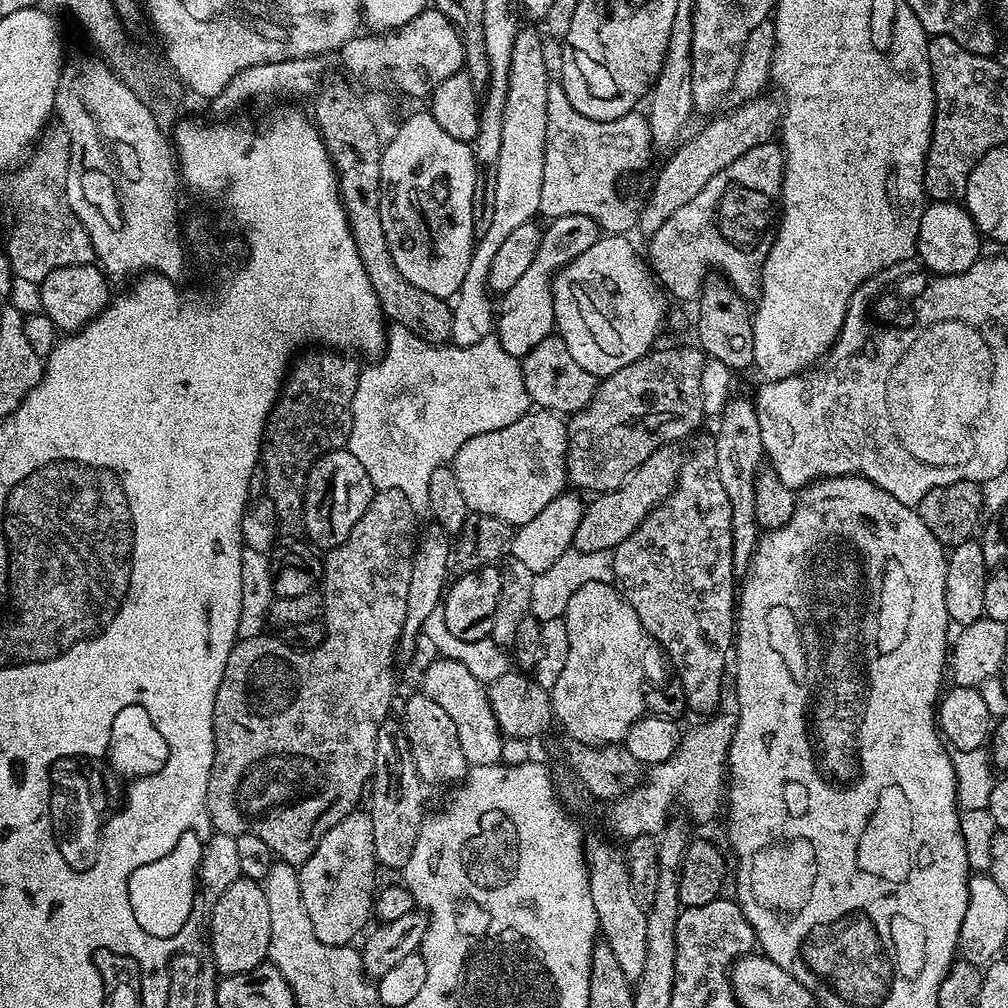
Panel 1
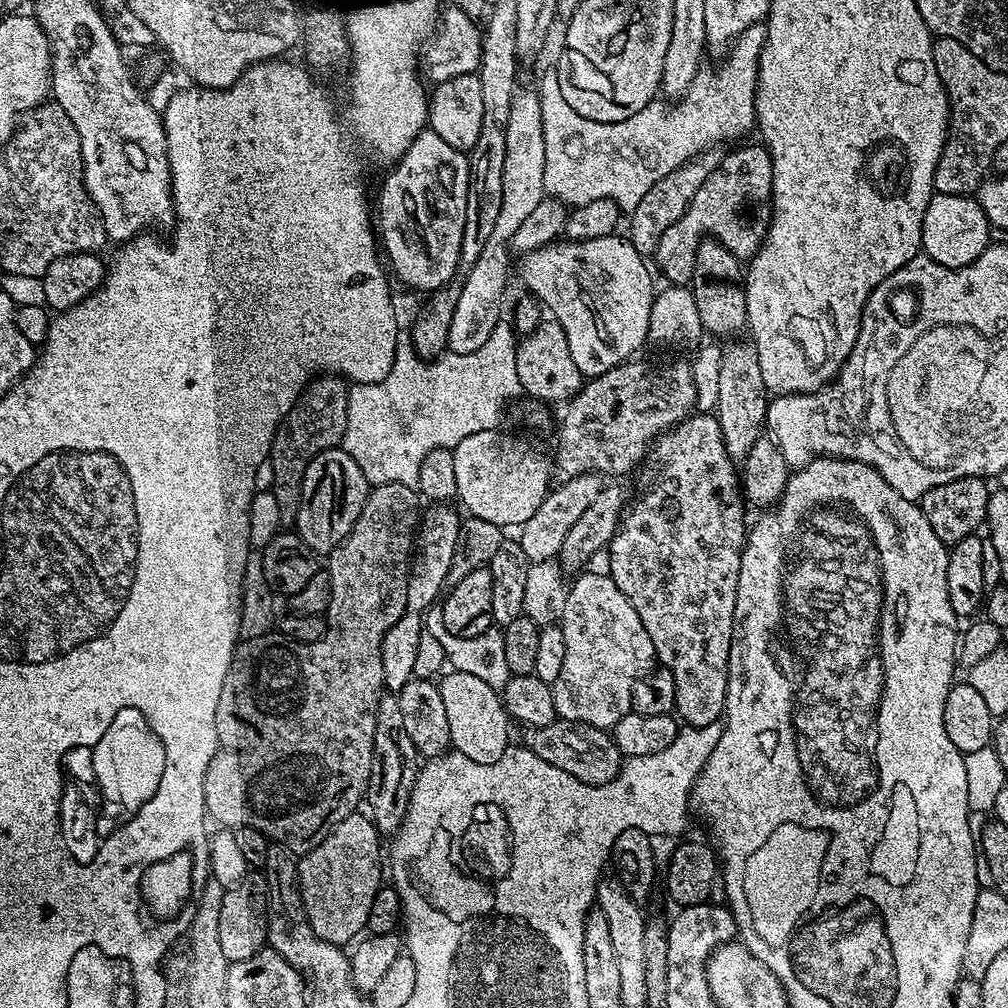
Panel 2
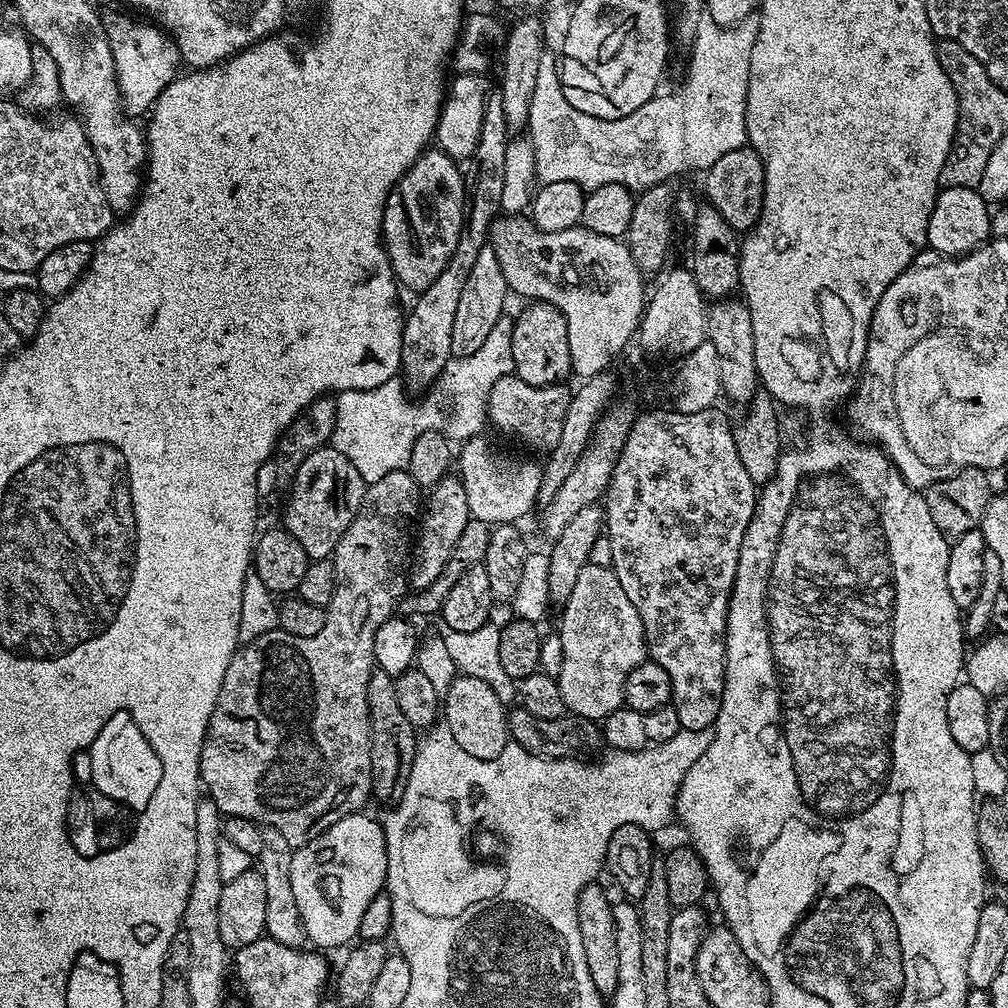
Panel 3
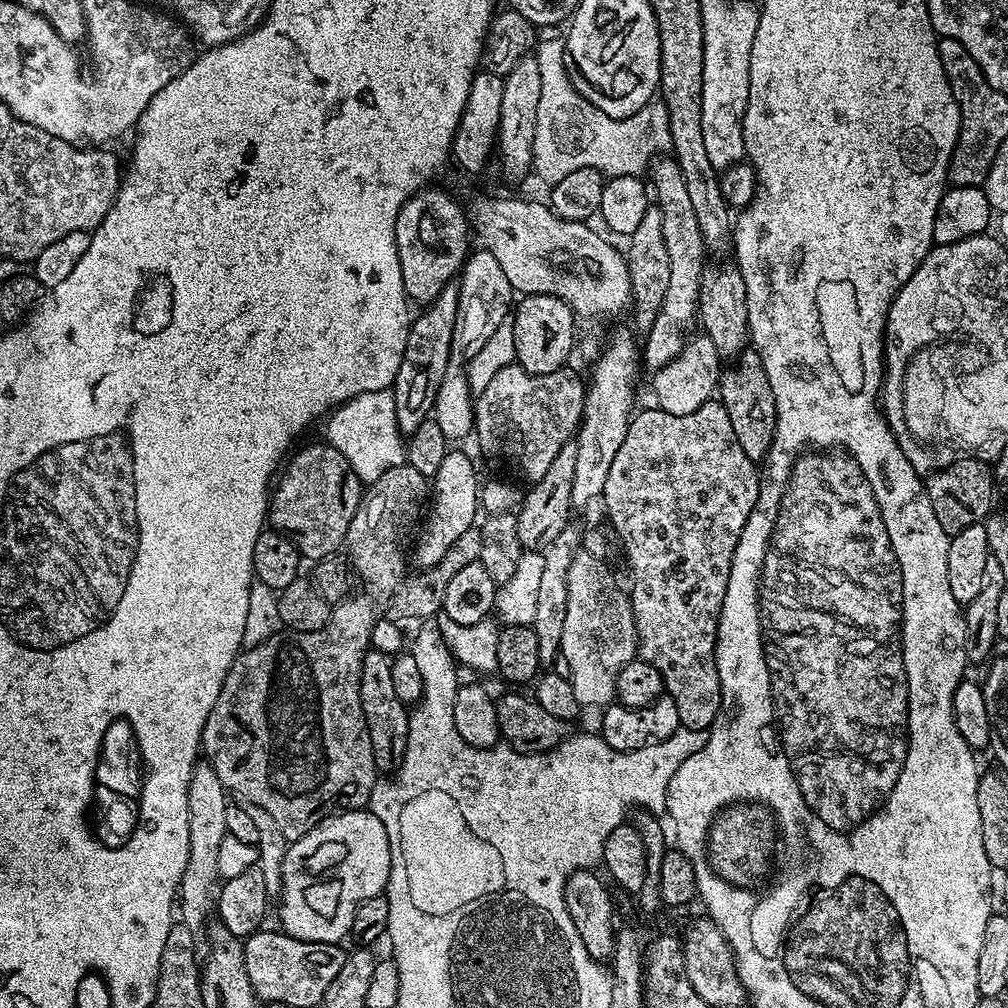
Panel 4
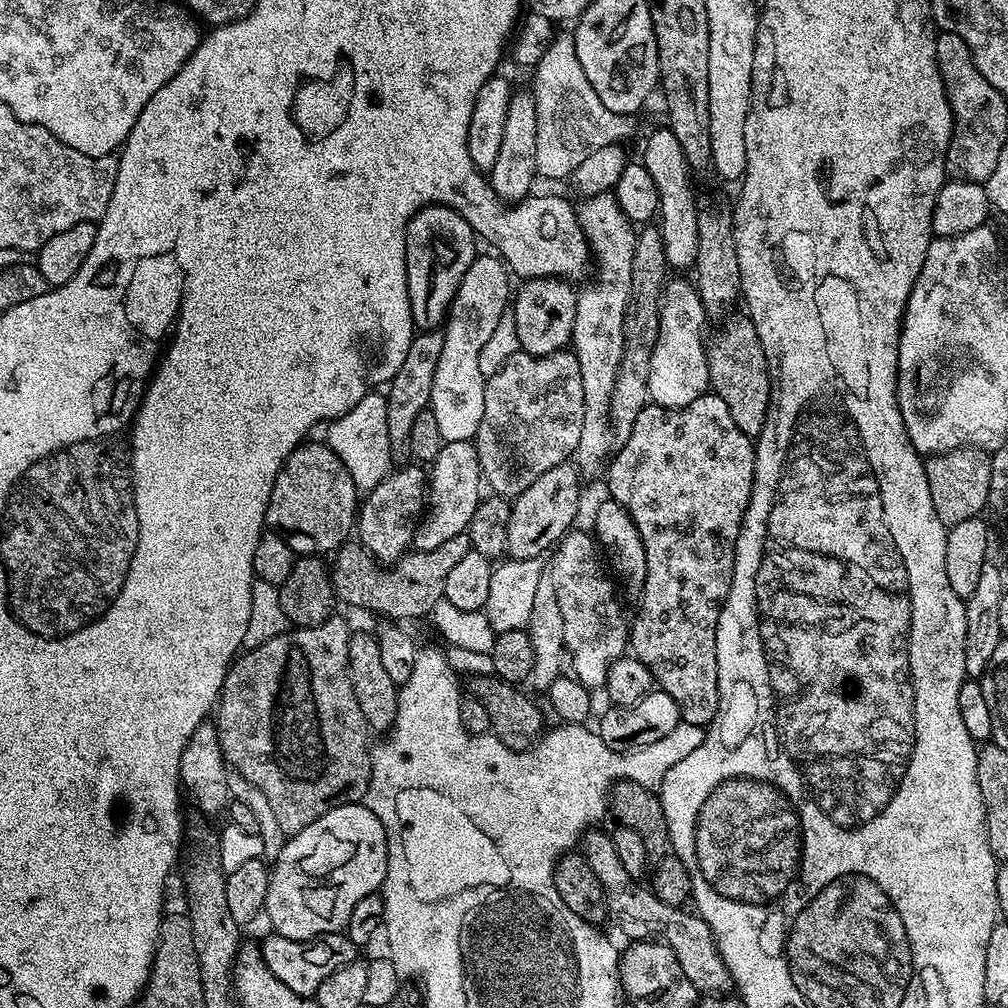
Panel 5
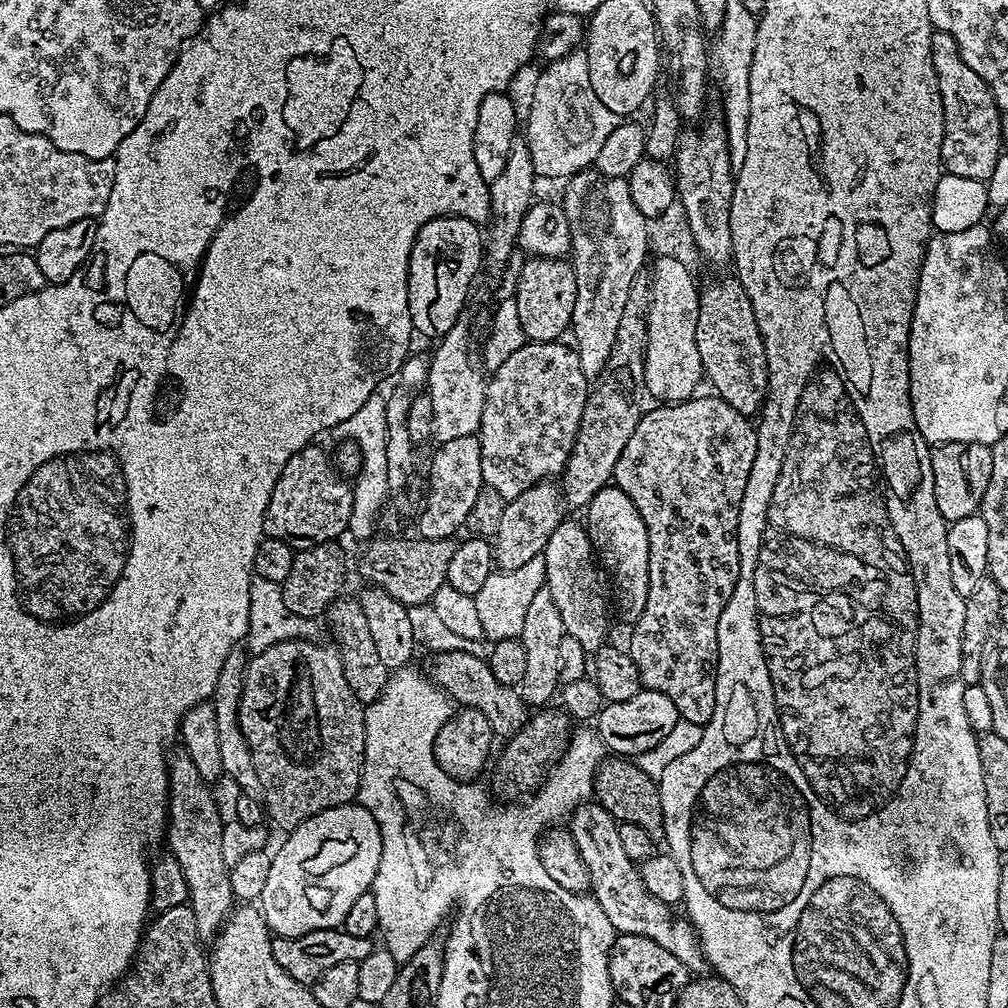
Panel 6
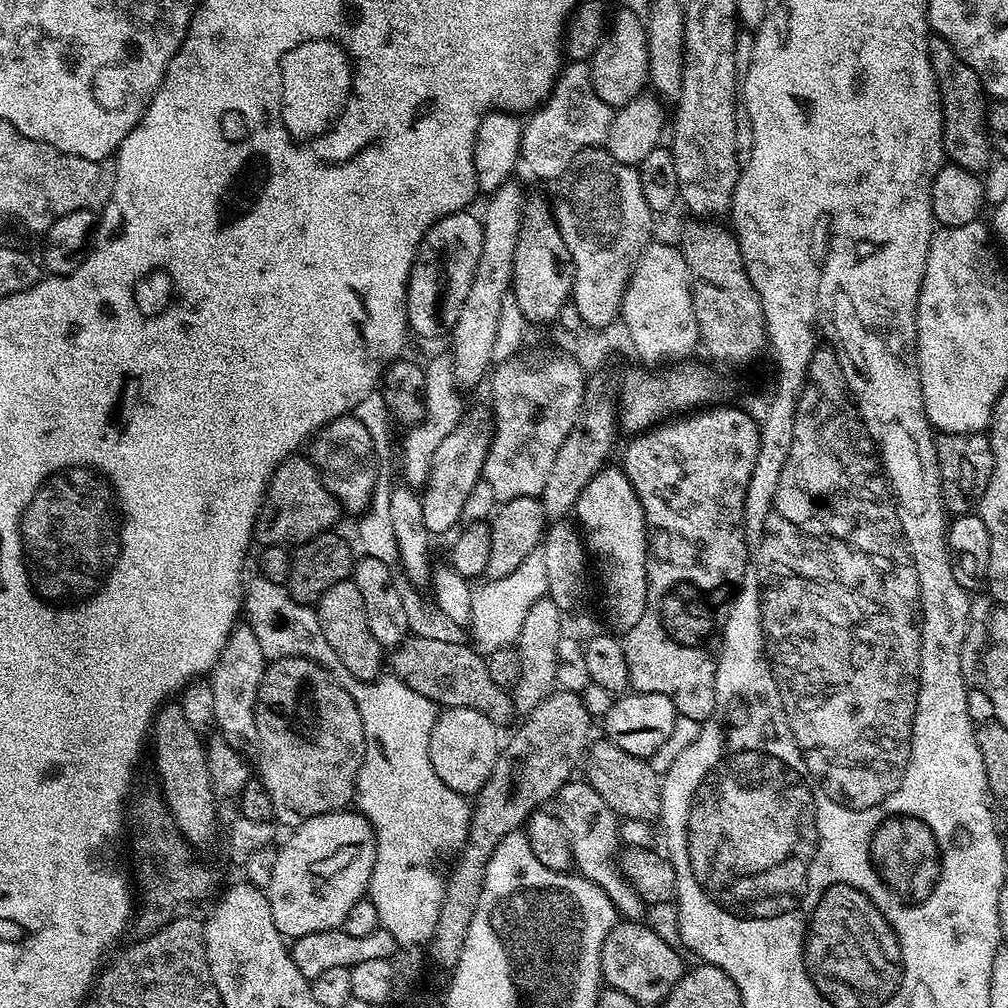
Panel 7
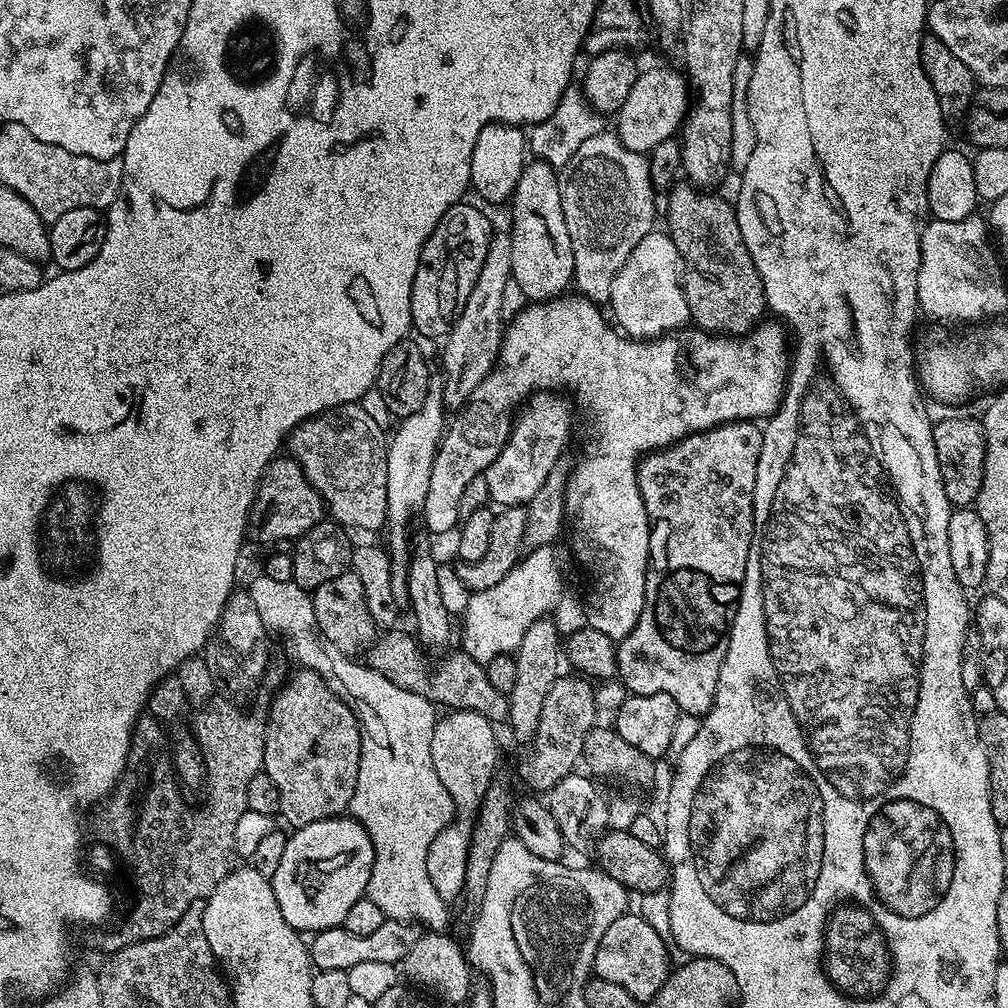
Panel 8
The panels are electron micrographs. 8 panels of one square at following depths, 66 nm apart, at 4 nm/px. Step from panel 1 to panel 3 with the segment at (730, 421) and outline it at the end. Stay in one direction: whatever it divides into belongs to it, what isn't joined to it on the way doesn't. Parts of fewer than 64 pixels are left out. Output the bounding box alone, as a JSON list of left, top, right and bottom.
[706,298,760,406]

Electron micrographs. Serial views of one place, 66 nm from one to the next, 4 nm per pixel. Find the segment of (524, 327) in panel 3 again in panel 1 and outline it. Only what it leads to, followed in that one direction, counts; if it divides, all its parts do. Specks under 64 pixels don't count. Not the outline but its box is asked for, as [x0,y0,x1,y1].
[520,334,598,412]

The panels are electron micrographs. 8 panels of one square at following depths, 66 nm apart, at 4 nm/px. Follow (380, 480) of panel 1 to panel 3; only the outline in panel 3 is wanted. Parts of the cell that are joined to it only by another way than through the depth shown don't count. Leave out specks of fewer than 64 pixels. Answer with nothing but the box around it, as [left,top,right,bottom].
[335,315,515,485]

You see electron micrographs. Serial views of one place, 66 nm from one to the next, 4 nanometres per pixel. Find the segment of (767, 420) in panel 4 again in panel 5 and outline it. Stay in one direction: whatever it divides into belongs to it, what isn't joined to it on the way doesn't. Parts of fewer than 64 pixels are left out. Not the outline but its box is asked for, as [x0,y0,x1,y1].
[707,314,772,438]

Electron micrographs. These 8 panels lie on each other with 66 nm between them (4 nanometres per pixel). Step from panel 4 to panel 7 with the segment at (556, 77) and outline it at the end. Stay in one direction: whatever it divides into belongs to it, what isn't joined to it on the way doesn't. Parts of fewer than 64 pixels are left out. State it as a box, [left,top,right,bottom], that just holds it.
[520,62,613,181]

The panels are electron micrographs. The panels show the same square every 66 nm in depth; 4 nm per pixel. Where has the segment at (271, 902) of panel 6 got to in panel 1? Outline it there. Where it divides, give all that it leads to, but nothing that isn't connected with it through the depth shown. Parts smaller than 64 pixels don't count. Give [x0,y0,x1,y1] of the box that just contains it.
[298,810,378,945]

